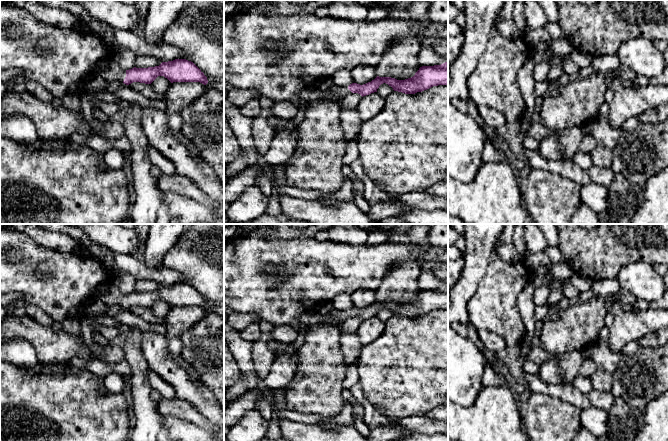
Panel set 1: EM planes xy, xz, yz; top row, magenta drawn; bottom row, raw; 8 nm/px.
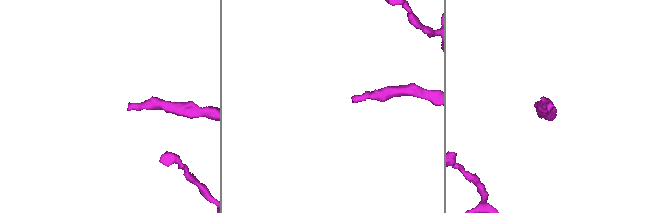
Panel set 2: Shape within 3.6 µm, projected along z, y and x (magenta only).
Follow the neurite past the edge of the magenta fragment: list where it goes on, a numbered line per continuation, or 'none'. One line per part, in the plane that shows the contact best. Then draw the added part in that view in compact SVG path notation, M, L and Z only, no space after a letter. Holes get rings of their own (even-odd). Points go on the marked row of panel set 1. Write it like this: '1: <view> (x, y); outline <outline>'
1: xy (107, 68); outline M110 54L96 65L93 75L100 76L107 81L123 82L126 71L118 65L113 55Z

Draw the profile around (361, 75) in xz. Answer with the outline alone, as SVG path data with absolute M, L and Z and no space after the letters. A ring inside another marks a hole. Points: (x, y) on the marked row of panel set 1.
M356 66L352 71L351 75L353 83L360 85L371 82L377 77L374 66Z

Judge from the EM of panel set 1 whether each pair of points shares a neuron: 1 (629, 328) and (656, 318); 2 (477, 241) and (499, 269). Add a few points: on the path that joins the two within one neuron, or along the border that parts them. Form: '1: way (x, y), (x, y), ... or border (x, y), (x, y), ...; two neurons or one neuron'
1: way (636, 325), (642, 321), (649, 321); one neuron
2: border (497, 240), (486, 272), (481, 279); two neurons

